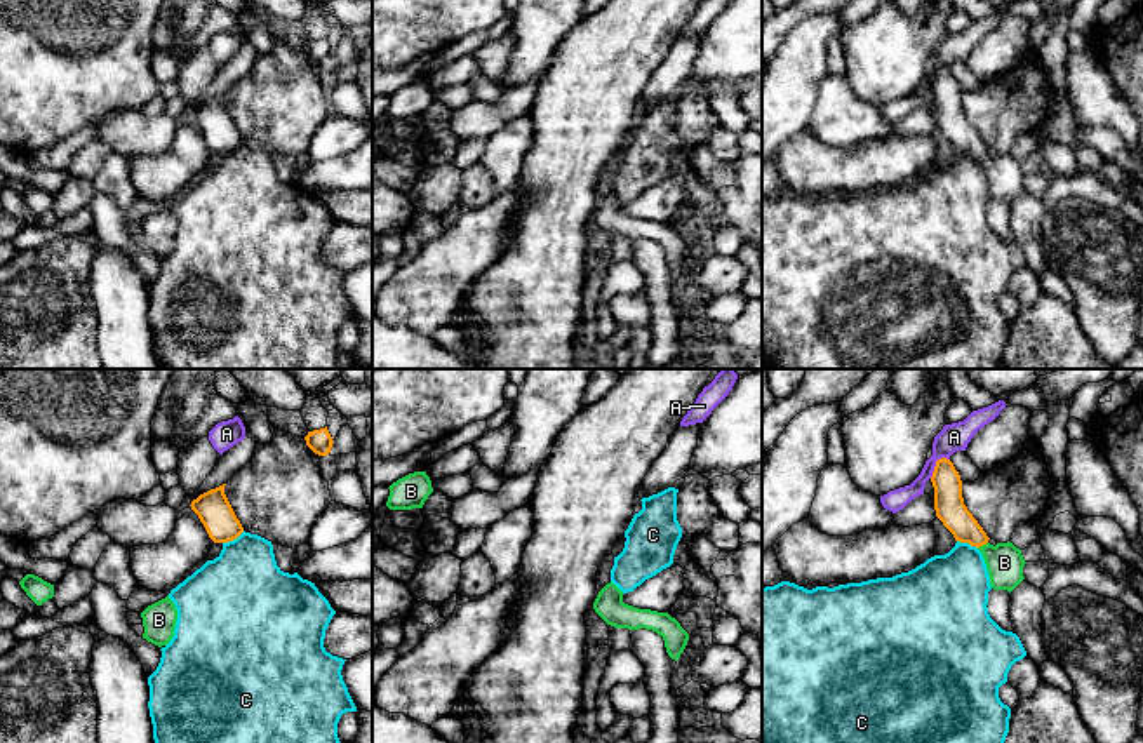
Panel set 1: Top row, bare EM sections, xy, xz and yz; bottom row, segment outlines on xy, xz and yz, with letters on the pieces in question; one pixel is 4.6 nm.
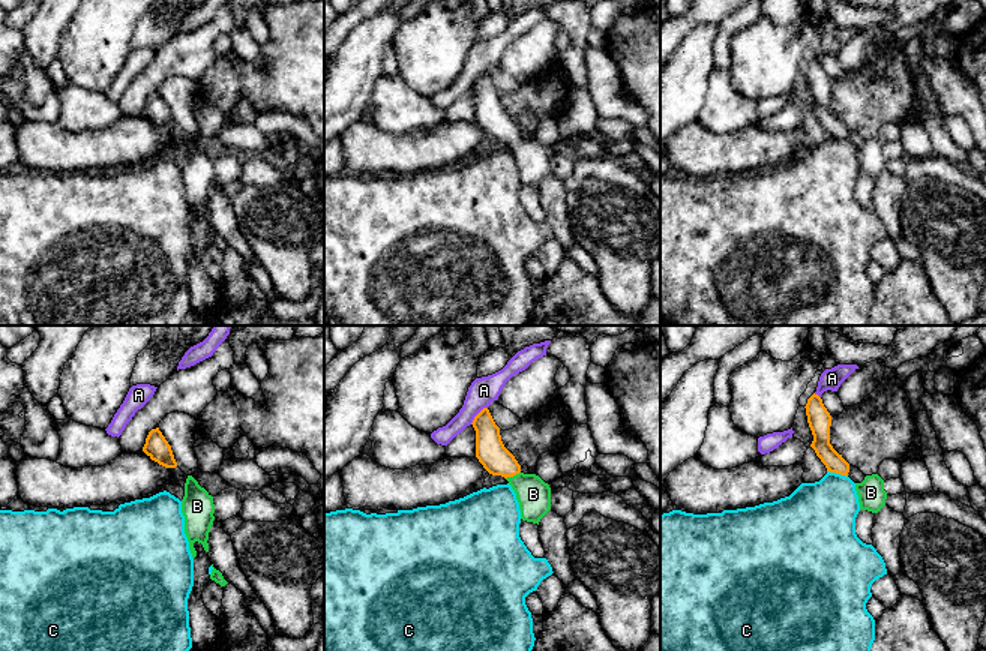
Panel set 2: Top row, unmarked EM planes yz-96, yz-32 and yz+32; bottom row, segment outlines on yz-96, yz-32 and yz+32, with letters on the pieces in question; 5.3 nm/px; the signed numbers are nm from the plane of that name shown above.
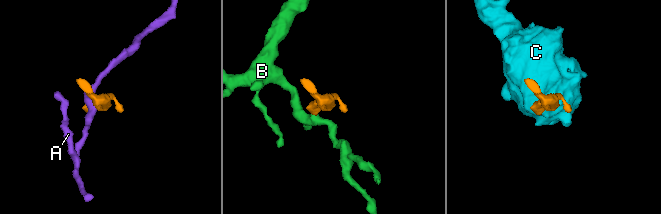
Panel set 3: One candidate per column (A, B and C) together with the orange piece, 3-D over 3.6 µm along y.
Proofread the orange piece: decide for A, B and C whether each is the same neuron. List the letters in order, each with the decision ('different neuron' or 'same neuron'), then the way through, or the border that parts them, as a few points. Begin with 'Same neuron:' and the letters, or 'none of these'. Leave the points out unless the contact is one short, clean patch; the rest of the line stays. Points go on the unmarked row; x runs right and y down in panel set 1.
Same neuron: B
A: different neuron; border yz (949, 68), (940, 68), (929, 87)
B: same neuron; way yz (949, 113), (954, 126), (982, 155), (1004, 173)
C: different neuron; border xy (244, 141), (223, 153)

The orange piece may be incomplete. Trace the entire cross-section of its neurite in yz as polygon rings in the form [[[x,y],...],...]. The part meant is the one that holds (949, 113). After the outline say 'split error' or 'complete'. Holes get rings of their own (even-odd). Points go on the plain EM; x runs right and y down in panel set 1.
[[[946,68],[936,71],[932,87],[936,127],[953,144],[955,151],[976,157],[985,169],[993,200],[1009,204],[1025,190],[1025,169],[1011,151],[988,153],[988,146],[964,115],[962,90],[953,73]]]; split error

